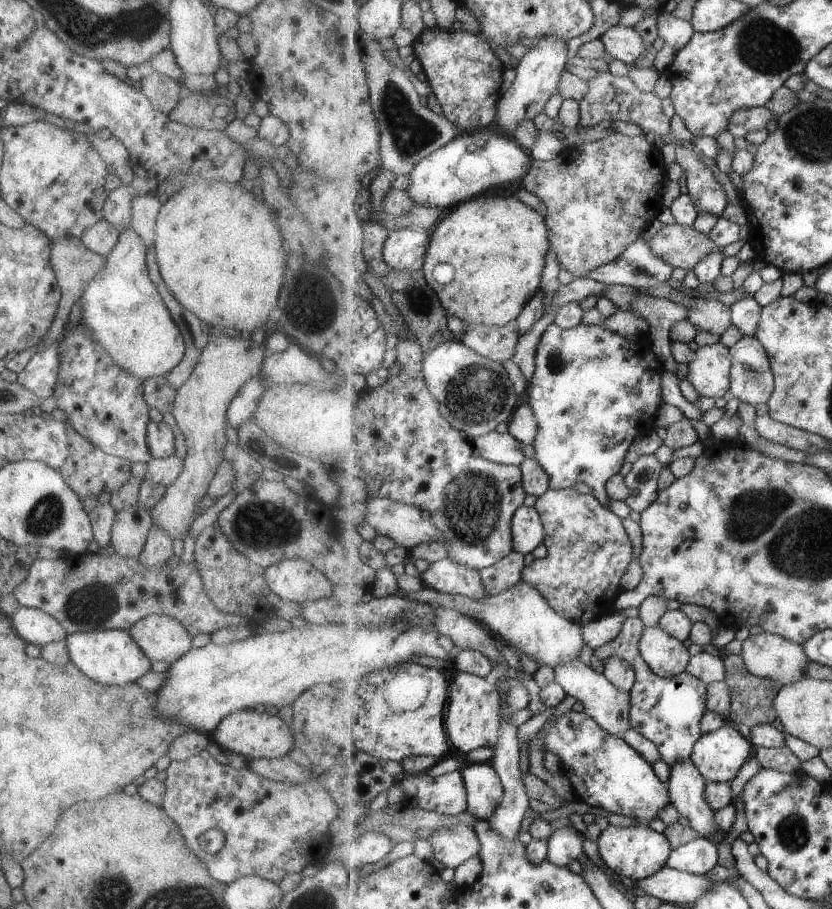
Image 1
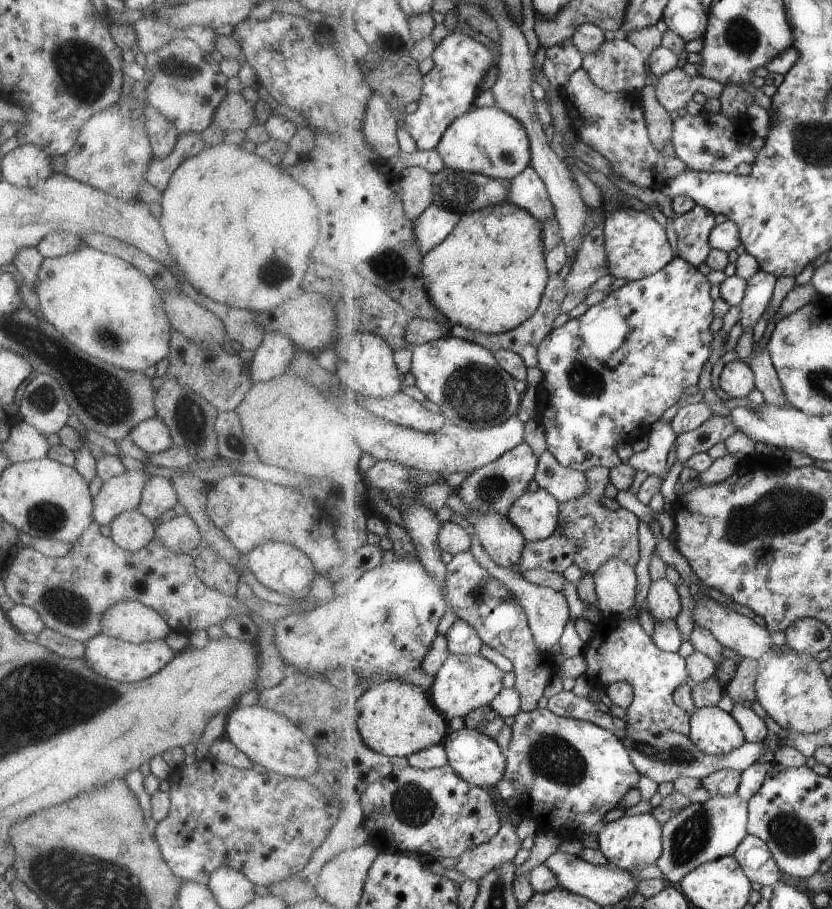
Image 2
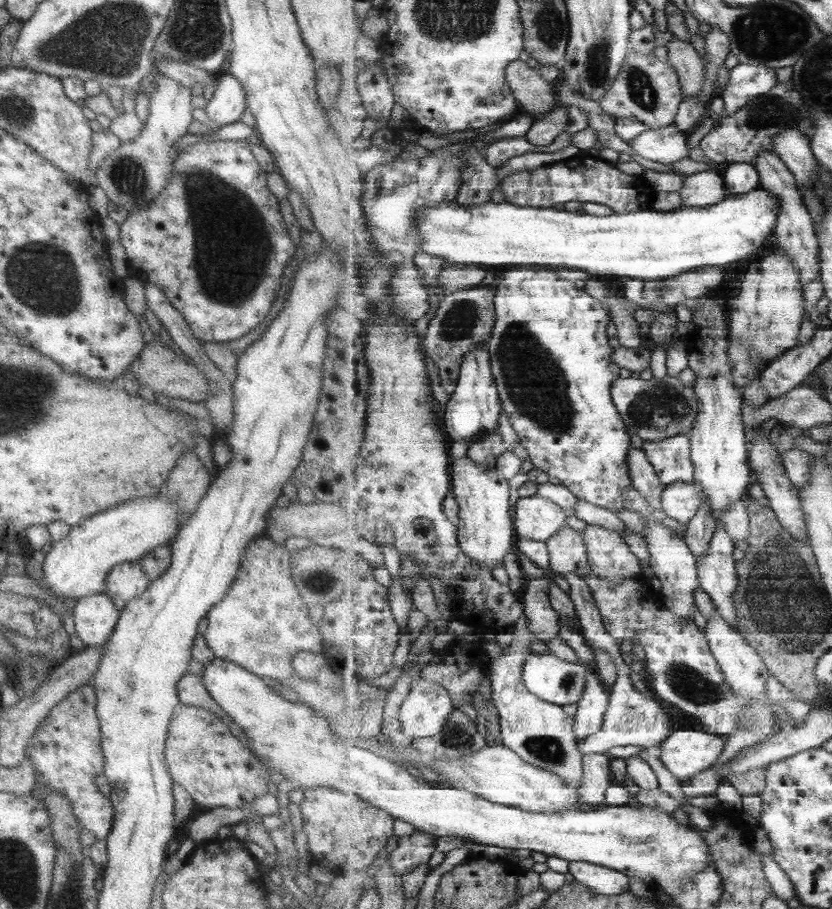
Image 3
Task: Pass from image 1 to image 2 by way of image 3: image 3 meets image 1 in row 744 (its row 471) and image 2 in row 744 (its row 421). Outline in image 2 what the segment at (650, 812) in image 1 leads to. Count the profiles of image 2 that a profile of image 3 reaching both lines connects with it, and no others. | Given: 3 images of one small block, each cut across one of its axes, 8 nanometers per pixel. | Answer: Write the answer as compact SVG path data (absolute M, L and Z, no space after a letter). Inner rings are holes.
M537 708L532 712L521 712L512 728L514 736L506 750L508 766L504 780L511 783L520 795L524 817L532 819L539 830L555 833L562 841L580 841L583 834L593 832L600 824L603 826L606 815L618 808L625 793L637 788L642 778L624 742L611 730L597 724L559 717L548 708Z

